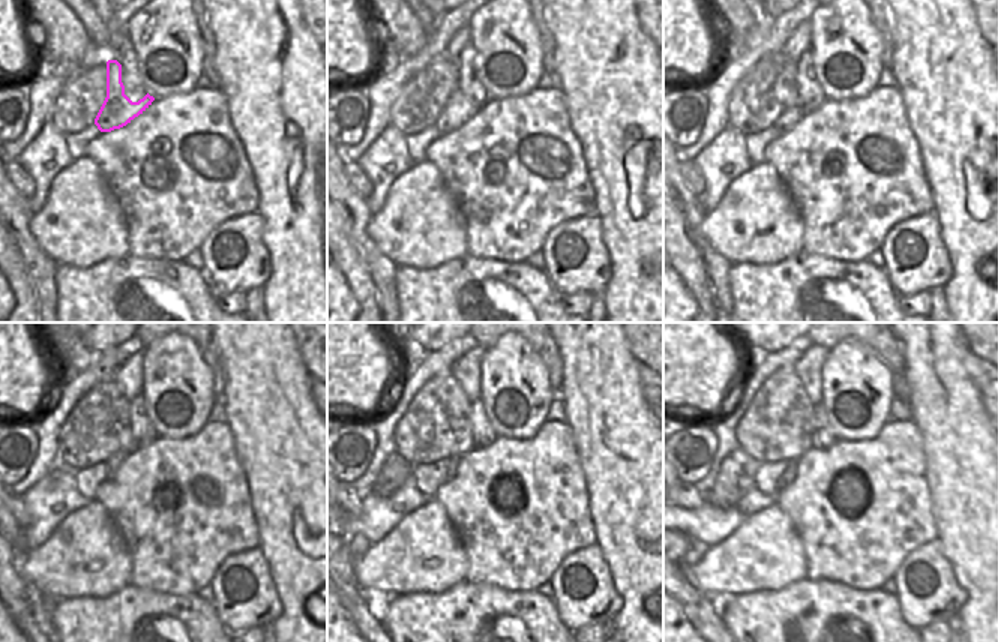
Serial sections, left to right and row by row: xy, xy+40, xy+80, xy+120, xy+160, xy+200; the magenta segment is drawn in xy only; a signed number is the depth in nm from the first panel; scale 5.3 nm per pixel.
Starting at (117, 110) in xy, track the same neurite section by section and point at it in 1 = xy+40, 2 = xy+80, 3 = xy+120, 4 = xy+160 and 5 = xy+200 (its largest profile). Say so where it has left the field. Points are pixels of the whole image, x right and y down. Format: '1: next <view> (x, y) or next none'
1: next xy+40 (458, 110)
2: next xy+80 (790, 117)
3: next xy+120 (114, 461)
4: next xy+160 (453, 461)
5: next xy+200 (788, 476)

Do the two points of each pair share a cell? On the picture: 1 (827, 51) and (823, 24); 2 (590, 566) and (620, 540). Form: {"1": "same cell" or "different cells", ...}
{"1": "same cell", "2": "different cells"}

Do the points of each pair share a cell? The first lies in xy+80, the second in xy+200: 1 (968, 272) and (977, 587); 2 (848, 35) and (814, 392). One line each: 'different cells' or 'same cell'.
1: same cell
2: different cells

